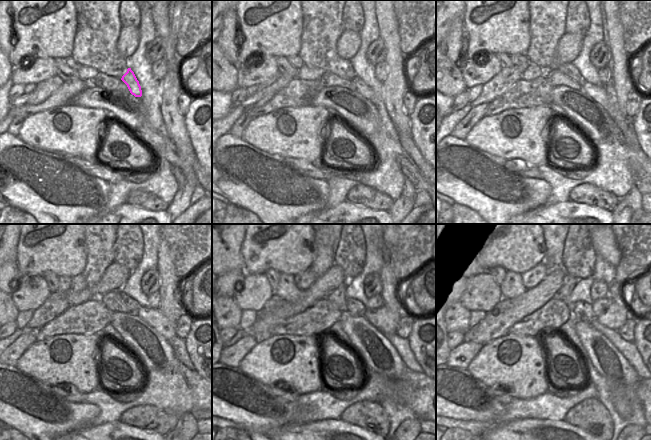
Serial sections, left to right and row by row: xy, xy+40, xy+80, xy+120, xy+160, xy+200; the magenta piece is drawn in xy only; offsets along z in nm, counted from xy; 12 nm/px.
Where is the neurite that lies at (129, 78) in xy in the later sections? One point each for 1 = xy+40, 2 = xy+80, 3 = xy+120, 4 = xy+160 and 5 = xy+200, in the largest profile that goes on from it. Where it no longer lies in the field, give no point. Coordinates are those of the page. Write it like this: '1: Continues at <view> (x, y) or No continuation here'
1: Continues at xy+40 (362, 88)
2: Continues at xy+80 (598, 93)
3: Continues at xy+120 (154, 317)
4: Continues at xy+160 (383, 319)
5: Continues at xy+200 (615, 315)

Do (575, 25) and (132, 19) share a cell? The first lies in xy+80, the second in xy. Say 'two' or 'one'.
one

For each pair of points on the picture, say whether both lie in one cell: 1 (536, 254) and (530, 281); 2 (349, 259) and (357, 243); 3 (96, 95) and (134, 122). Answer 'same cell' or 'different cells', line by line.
1: different cells
2: same cell
3: same cell

